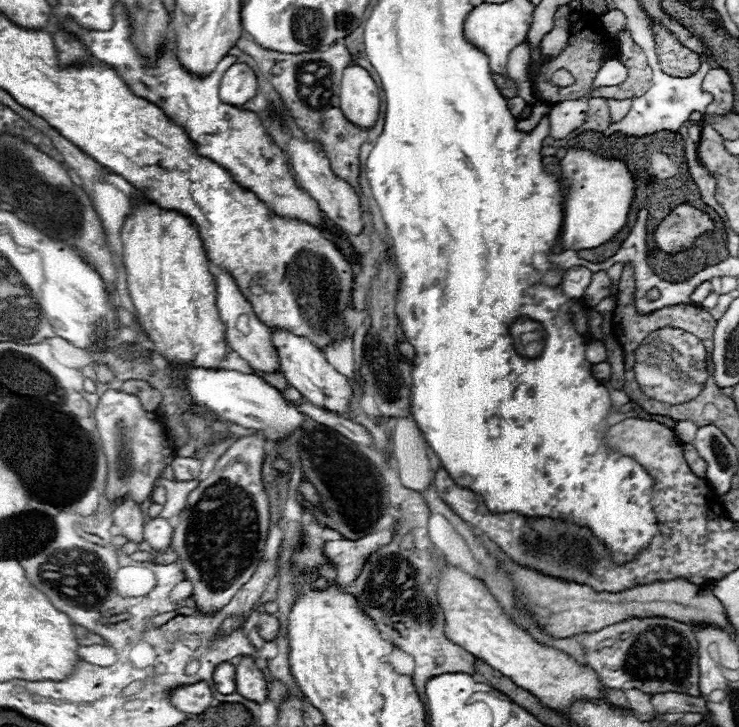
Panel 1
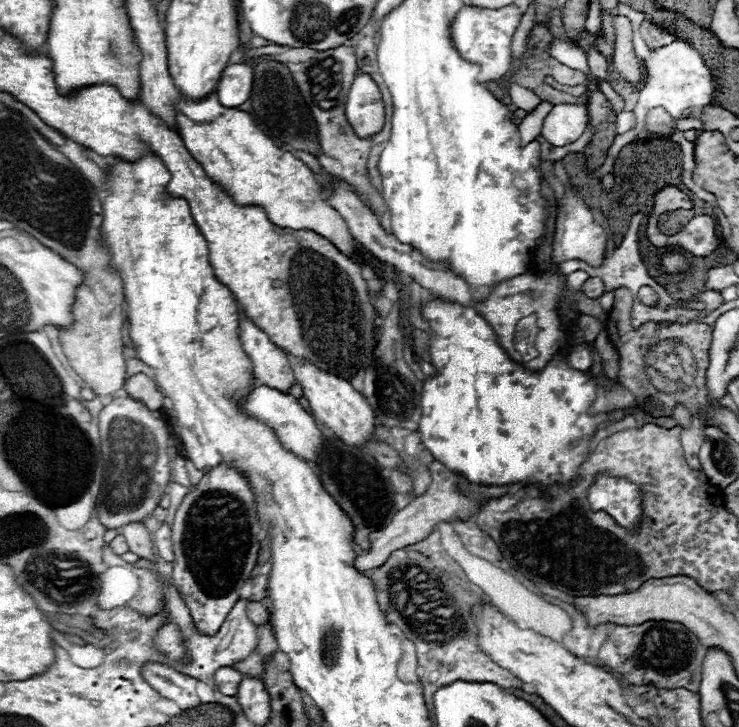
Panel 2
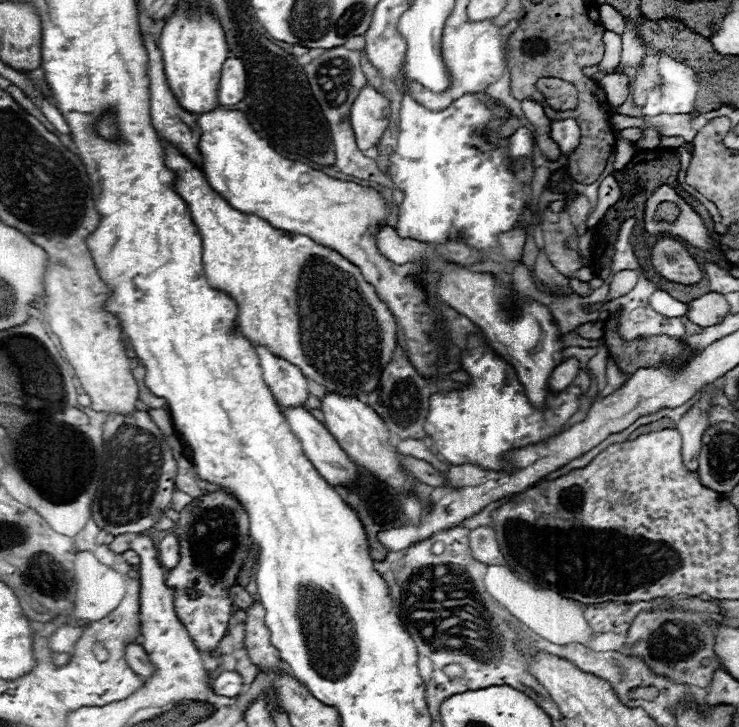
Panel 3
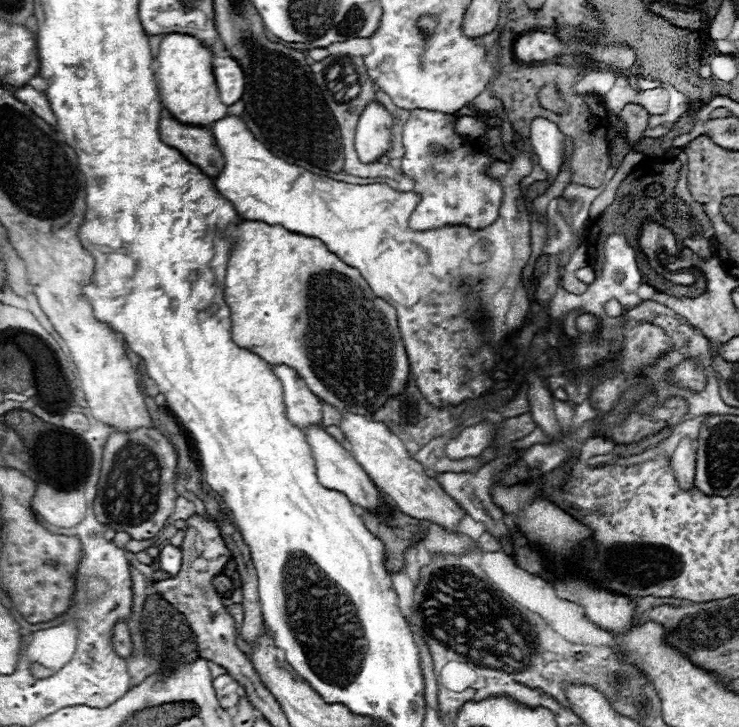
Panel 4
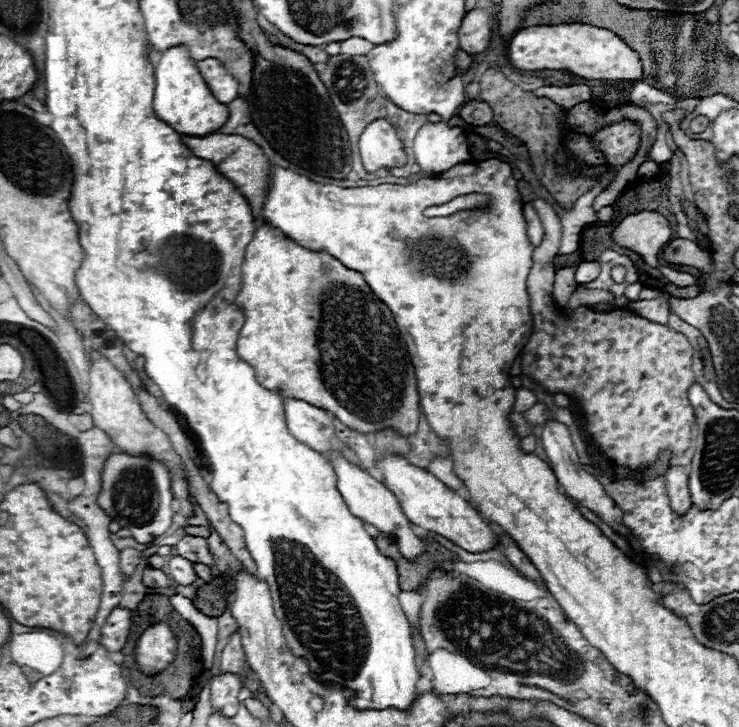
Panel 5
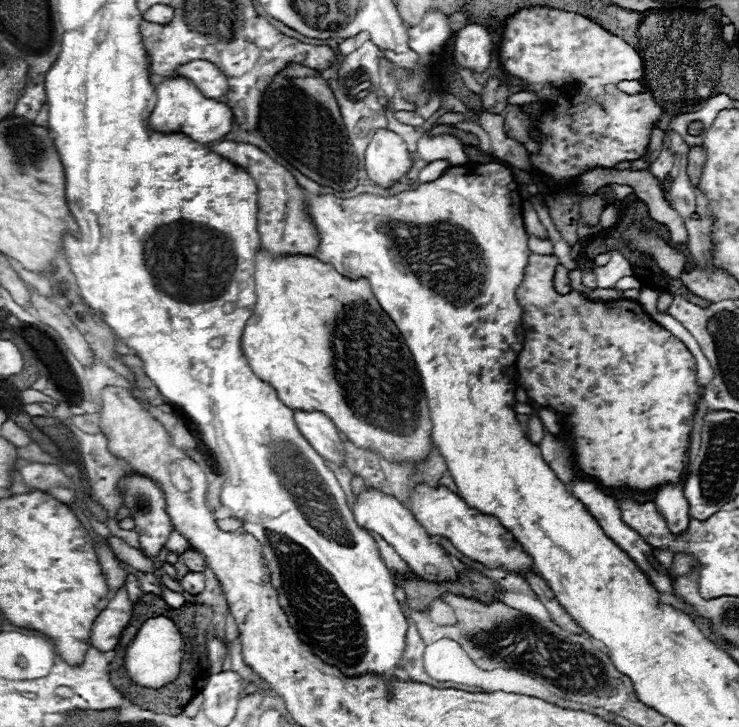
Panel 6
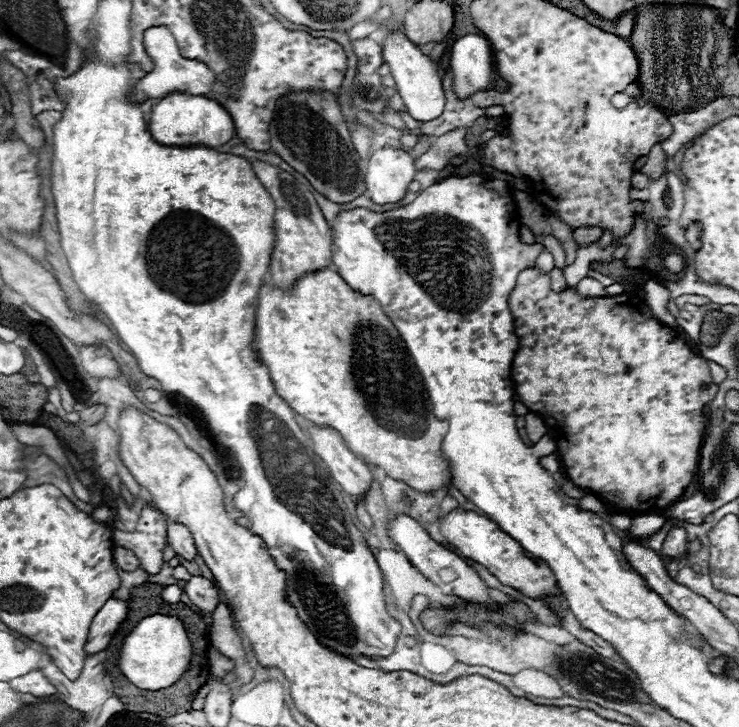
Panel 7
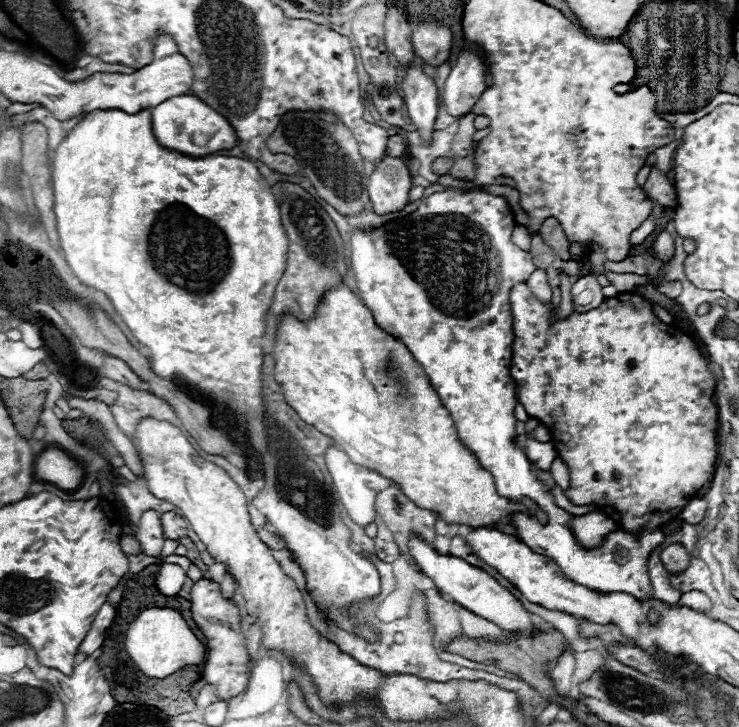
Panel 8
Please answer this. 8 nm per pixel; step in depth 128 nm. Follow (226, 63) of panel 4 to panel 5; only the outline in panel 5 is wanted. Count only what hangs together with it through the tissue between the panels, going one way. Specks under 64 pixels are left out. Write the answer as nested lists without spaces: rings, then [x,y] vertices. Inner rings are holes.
[[[216,58],[200,60],[196,62],[196,68],[218,102],[228,104],[238,96],[238,82],[228,74],[228,70]]]

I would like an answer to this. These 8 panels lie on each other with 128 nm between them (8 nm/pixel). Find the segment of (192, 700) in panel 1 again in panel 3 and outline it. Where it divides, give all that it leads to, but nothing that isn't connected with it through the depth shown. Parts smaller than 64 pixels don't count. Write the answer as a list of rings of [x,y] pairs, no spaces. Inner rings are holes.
[[[126,644],[126,662],[130,664],[130,668],[140,674],[140,676],[150,676],[150,672],[154,670],[150,660],[148,660],[148,654],[144,652],[144,648],[140,644]]]

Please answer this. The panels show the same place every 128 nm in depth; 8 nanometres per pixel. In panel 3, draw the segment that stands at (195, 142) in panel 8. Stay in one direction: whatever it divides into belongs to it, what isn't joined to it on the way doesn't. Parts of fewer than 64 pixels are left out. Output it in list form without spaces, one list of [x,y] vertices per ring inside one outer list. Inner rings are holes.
[[[178,8],[178,12],[166,20],[164,30],[158,42],[162,50],[164,74],[168,88],[176,96],[178,104],[190,114],[204,114],[216,110],[218,104],[218,80],[224,60],[228,58],[228,44],[218,20],[202,8],[202,16],[196,18],[186,12],[186,8]]]

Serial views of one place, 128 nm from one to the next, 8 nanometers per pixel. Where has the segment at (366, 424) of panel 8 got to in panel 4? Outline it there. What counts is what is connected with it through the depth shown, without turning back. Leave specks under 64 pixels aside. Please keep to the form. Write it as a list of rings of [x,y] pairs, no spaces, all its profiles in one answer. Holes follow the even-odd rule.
[[[244,220],[240,226],[230,226],[226,236],[234,238],[236,246],[232,248],[230,262],[228,262],[224,298],[226,298],[226,304],[232,310],[232,340],[240,348],[246,348],[246,350],[254,352],[256,356],[260,356],[270,366],[284,364],[284,366],[294,368],[296,374],[314,392],[314,396],[318,396],[322,402],[326,402],[326,404],[330,404],[330,406],[334,406],[334,408],[338,408],[342,412],[354,412],[354,414],[372,416],[380,406],[386,404],[388,398],[398,396],[398,394],[402,394],[406,390],[408,376],[410,376],[410,364],[408,364],[408,356],[406,356],[406,350],[404,350],[404,344],[402,344],[402,338],[400,338],[400,330],[398,330],[398,324],[396,324],[396,312],[394,312],[394,308],[388,302],[384,302],[382,298],[374,296],[374,292],[370,290],[370,286],[366,284],[366,280],[360,276],[360,272],[356,268],[350,268],[348,264],[344,264],[320,240],[288,232],[282,226],[270,226],[270,224],[256,222],[256,220]]]

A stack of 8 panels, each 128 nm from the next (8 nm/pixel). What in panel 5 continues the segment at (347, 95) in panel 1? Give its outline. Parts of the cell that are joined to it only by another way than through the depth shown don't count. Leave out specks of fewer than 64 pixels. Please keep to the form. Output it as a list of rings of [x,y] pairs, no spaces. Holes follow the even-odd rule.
[[[374,120],[366,126],[358,142],[360,158],[366,172],[376,172],[380,168],[400,168],[408,164],[404,144],[398,138],[396,128],[386,120]]]

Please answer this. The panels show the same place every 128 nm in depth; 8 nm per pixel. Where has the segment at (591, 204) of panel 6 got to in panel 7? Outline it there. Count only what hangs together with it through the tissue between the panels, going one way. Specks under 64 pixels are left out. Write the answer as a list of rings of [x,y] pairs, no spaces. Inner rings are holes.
[[[578,228],[578,230],[574,232],[574,242],[576,242],[578,246],[588,246],[590,242],[598,240],[600,236],[602,236],[602,230],[600,230],[600,228]]]

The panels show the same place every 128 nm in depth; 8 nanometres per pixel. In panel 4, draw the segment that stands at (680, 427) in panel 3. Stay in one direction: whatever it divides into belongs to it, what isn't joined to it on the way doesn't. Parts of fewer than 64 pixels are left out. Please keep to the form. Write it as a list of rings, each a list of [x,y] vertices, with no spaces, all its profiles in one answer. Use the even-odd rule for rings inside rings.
[[[684,438],[672,460],[670,460],[670,466],[674,470],[674,476],[676,476],[676,482],[682,490],[690,490],[694,486],[694,472],[696,472],[696,446]]]

